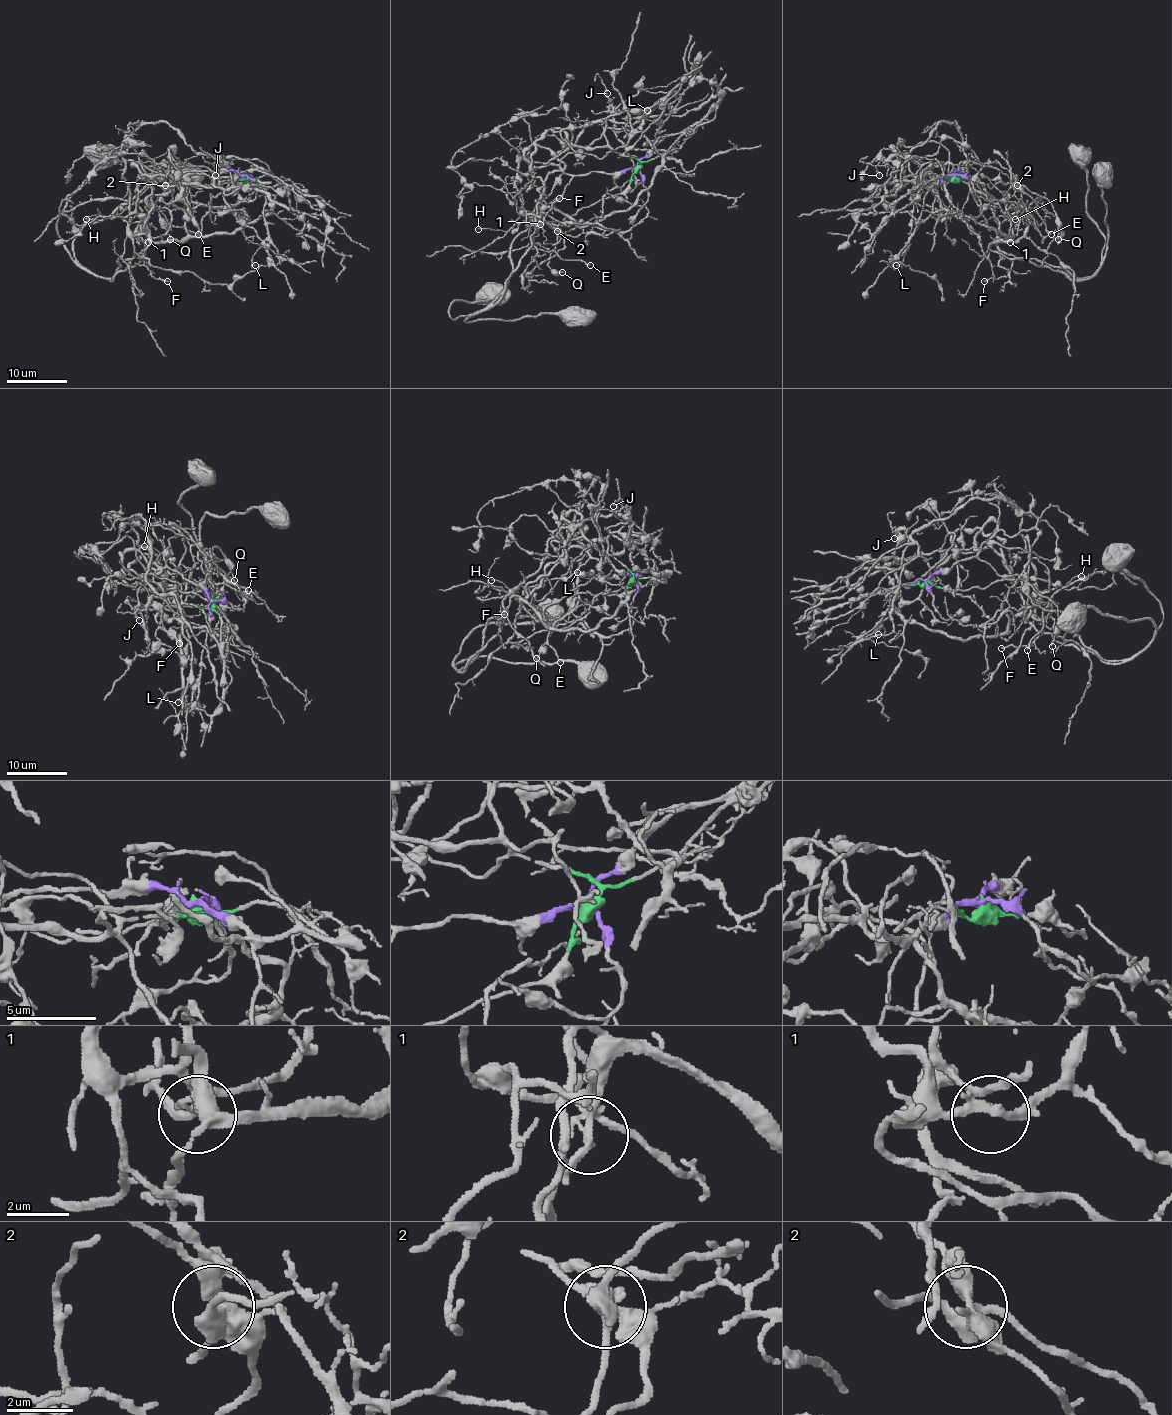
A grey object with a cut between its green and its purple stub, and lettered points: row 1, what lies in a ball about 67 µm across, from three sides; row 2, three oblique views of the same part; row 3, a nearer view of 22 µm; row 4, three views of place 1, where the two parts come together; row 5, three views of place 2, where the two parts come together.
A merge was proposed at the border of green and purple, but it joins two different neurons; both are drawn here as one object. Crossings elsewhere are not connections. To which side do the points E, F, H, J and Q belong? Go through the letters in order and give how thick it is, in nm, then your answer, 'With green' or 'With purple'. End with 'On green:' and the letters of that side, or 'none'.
E: Thickness 160 nm. With green
F: Thickness 190 nm. With green
H: Thickness 110 nm. With purple
J: Thickness 80 nm. With green
Q: Thickness 140 nm. With green
On green: E, F, J, Q

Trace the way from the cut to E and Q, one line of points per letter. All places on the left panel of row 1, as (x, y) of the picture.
E: (244, 176), (211, 198), (198, 236), (148, 242), (136, 203), (148, 201), (171, 224), (198, 234)
Q: (244, 176), (199, 188), (180, 182), (166, 183), (156, 204), (160, 225), (171, 239)

